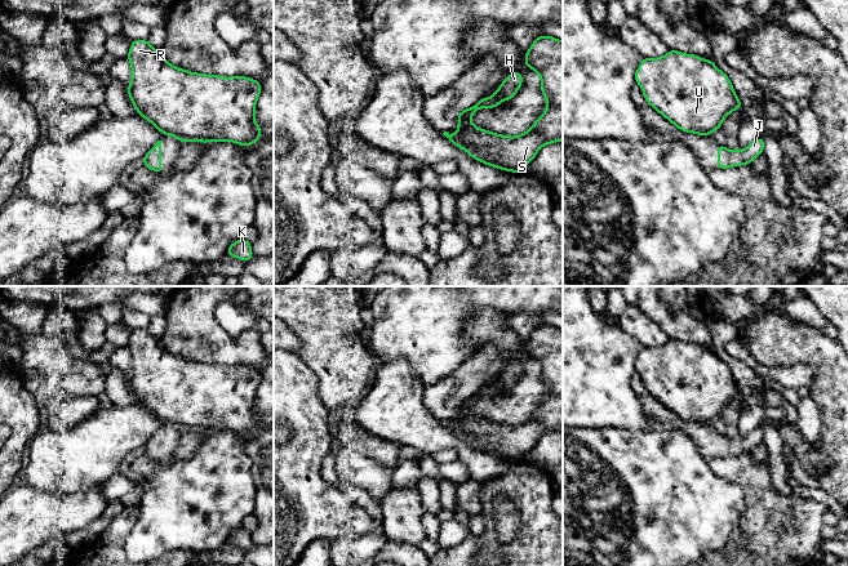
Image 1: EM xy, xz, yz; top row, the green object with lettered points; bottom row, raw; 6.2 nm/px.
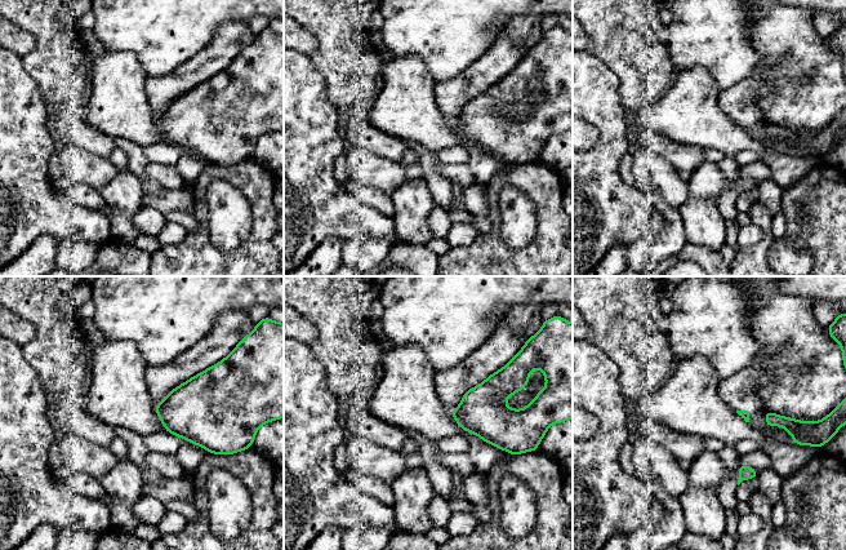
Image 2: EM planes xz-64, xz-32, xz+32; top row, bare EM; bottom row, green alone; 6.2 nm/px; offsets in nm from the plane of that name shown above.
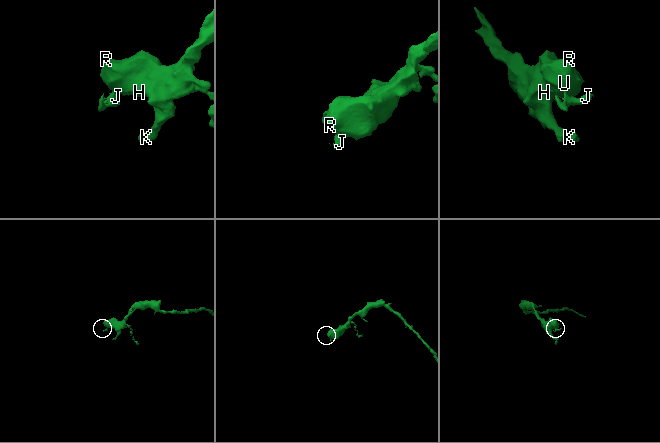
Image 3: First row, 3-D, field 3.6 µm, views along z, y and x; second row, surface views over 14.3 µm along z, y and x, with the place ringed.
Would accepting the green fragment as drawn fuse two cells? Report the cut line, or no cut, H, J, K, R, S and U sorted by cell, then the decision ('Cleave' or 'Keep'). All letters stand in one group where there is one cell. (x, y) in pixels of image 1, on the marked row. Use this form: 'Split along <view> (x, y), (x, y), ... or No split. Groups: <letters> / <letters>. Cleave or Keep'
Split along xz (453, 143), (460, 145). Groups: H K R S U / J. Cleave

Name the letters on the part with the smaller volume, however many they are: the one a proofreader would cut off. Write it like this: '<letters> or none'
J

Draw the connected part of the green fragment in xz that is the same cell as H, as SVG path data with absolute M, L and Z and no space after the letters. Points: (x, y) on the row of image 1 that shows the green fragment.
M540 36L525 53L524 63L541 76L541 90L546 98L546 111L537 117L528 132L507 137L471 122L479 108L494 108L511 99L523 83L521 72L509 75L489 98L458 112L458 129L449 141L458 143L475 160L501 170L523 173L541 147L563 141L563 41L552 36Z

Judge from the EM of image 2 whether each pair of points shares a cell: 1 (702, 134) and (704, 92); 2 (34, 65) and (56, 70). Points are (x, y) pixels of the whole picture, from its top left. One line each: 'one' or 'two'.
1: one
2: one

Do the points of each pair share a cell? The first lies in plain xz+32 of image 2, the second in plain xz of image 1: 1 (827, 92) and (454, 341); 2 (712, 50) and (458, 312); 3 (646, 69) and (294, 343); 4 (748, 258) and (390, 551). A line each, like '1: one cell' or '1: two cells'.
1: two cells
2: one cell
3: two cells
4: two cells

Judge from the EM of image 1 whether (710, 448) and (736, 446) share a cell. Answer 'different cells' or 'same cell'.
same cell

